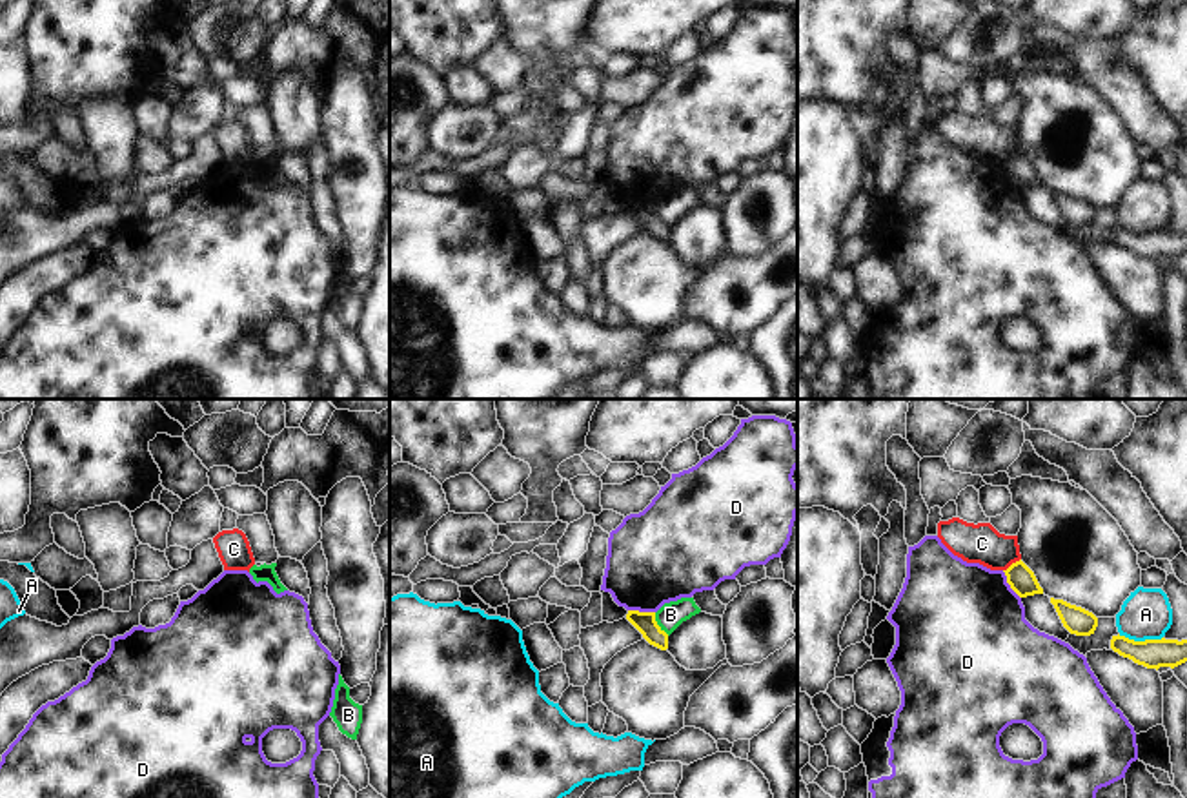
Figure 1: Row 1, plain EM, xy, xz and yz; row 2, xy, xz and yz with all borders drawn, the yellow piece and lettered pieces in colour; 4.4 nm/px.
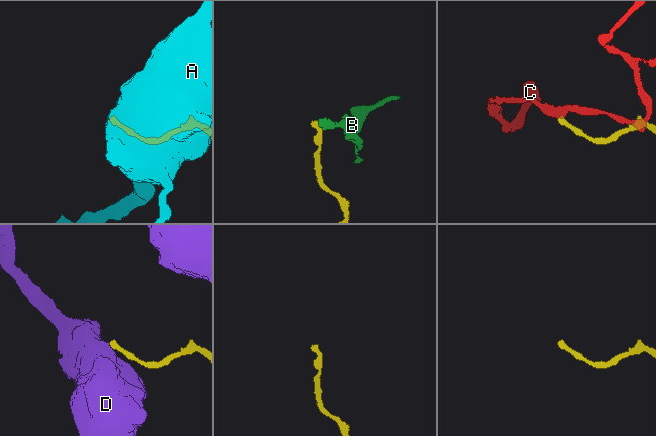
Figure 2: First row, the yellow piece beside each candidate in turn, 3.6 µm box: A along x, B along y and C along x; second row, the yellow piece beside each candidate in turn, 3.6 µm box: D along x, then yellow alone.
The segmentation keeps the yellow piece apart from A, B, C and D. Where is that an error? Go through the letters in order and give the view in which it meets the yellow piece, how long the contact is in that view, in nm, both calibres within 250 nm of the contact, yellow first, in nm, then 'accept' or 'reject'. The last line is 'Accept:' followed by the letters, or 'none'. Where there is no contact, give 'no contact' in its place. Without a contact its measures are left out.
A: yz | 200 nm | 130/220 nm | reject
B: xz | 120 nm | 100/110 nm | reject
C: yz | 100 nm | 120/180 nm | reject
D: yz | 150 nm | 120/500 nm | reject
Accept: none

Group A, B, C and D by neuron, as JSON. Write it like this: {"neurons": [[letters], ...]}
{"neurons": [["A"], ["B"], ["C"], ["D"]]}

